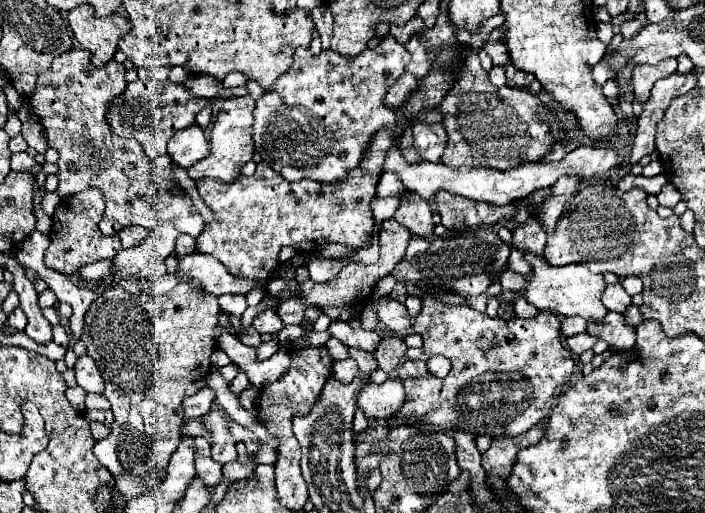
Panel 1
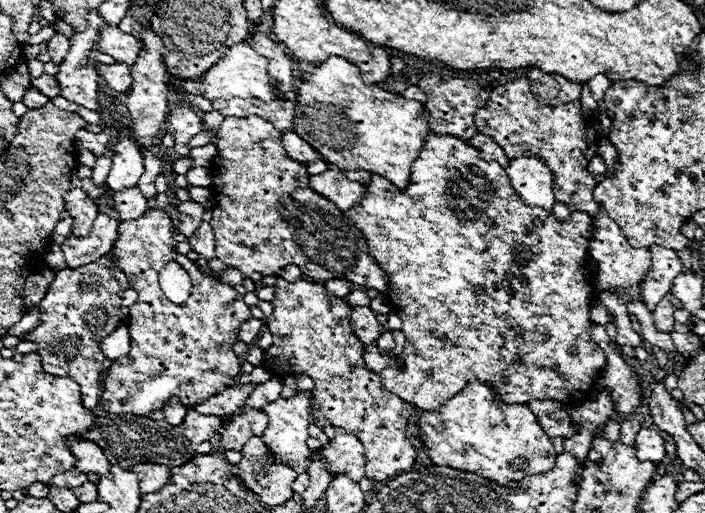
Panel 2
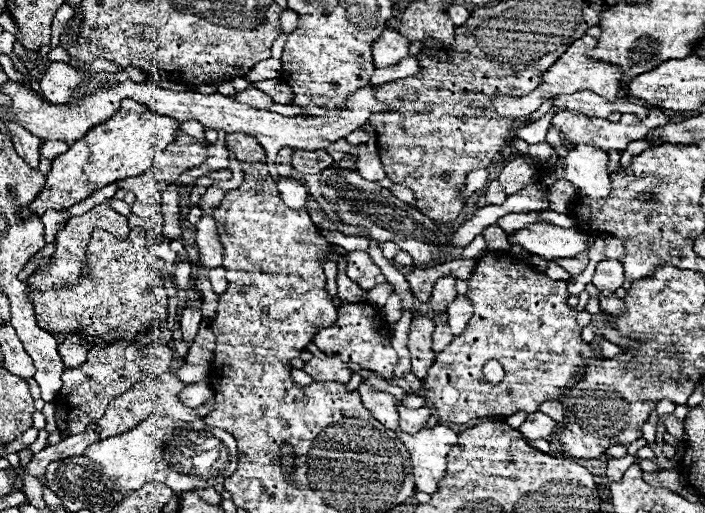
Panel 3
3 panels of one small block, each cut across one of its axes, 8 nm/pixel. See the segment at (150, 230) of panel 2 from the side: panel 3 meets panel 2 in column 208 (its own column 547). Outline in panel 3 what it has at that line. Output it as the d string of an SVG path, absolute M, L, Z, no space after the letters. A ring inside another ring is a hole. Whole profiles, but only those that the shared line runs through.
M489 252L478 260L470 280L466 298L472 302L472 318L462 336L456 336L446 350L442 350L428 370L424 380L426 402L434 406L432 410L440 416L442 422L466 424L474 418L492 418L492 416L510 416L520 410L538 412L538 406L546 398L562 398L584 370L586 364L596 356L592 344L580 340L582 328L576 324L576 310L568 306L566 282L550 280L546 274L538 274L530 264L518 260L517 256L503 252ZM488 360L502 362L506 378L492 386L484 382L482 366Z

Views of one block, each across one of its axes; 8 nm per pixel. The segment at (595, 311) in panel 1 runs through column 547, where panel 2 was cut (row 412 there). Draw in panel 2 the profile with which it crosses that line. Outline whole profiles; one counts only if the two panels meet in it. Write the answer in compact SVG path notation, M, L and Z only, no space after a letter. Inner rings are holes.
M298 392L296 396L288 398L288 400L276 400L270 402L266 406L260 408L266 416L268 416L268 428L262 434L264 444L268 444L268 448L272 448L272 454L276 456L276 460L286 462L288 466L296 468L296 472L306 472L306 468L312 462L312 450L306 446L306 438L308 438L308 424L310 424L310 396L306 392Z

